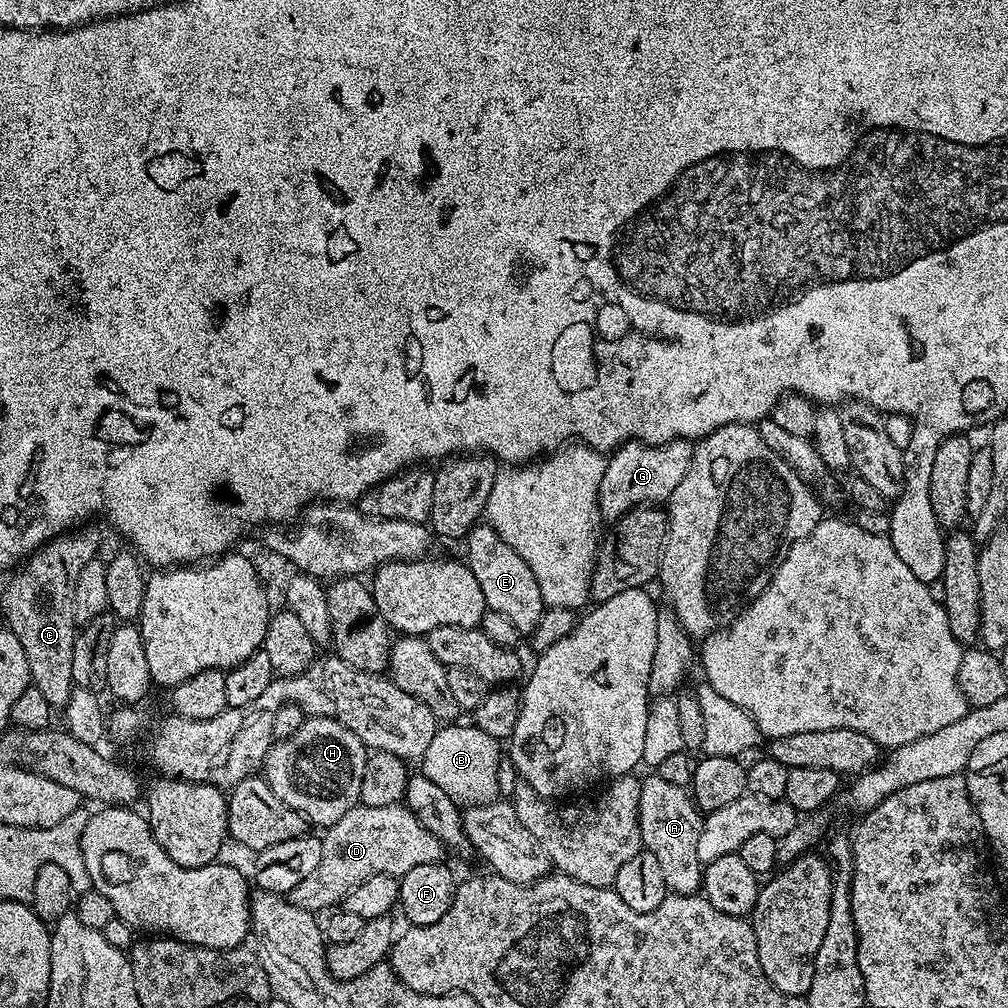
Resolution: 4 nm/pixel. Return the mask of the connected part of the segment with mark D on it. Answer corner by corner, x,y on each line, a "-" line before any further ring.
404,804
382,808
356,805
338,822
327,827
321,840
323,842
322,859
318,866
308,877
302,878
302,882
298,882
294,890
286,893
288,903
313,914
320,914
320,911
326,908
330,910
343,903
350,890
366,882
367,879
374,878
377,874
390,874
399,878
404,876
407,870
412,870
414,866
439,863
443,859
442,854
444,855
443,845
425,830
425,827
418,822
416,815

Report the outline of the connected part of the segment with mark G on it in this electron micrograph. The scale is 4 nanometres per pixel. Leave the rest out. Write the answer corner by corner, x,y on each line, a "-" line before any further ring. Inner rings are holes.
672,440
662,445
648,445
643,441
628,441
613,451
599,483
599,515
615,522
635,507
665,503
682,482
692,461
695,447
691,441

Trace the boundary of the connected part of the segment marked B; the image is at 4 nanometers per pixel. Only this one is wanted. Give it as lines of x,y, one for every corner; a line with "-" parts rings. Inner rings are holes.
450,724
437,729
420,757
421,773
436,786
441,786
457,803
466,806
493,803
499,797
501,743
474,724
458,725

